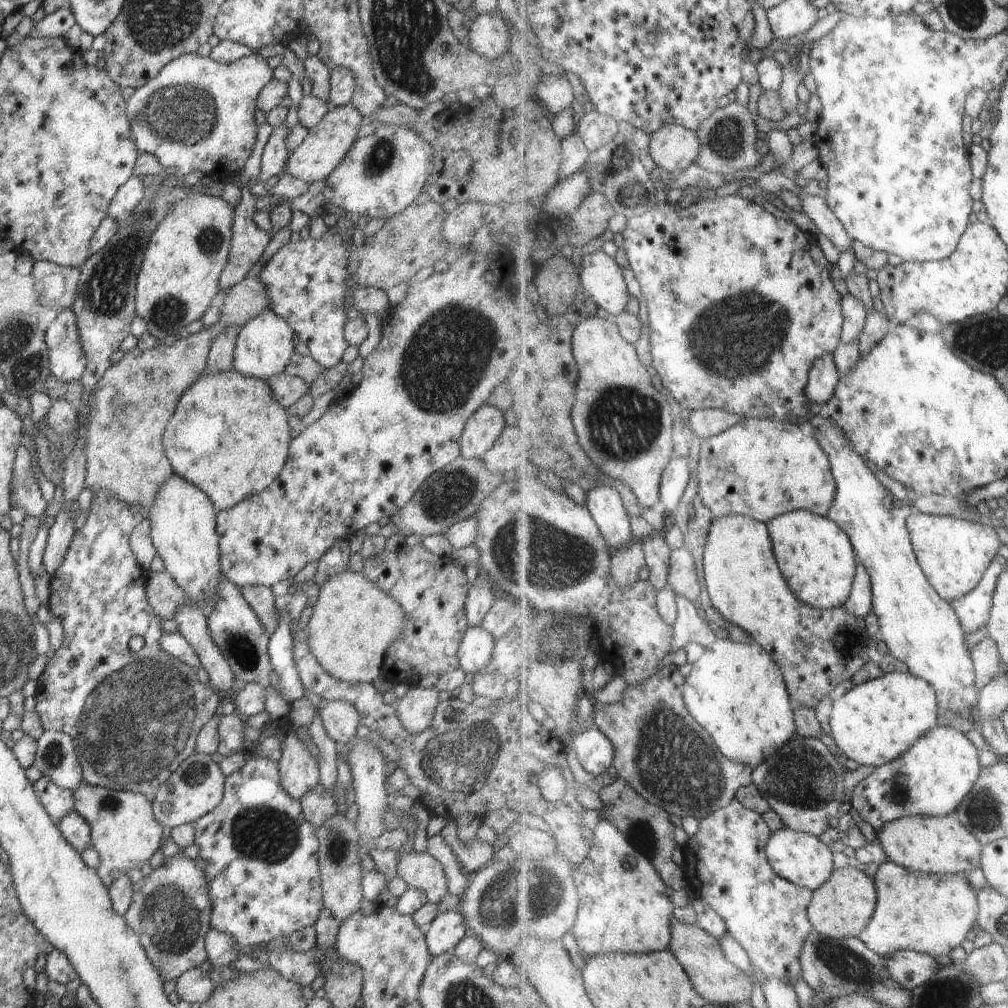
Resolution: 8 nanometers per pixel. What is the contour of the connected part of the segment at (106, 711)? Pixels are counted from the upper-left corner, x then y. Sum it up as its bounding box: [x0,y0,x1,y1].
[35,488,225,800]

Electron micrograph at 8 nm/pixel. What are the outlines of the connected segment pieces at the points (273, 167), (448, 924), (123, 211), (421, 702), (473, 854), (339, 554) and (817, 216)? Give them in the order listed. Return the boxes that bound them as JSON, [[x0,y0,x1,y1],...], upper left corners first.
[[258,124,290,186],[424,909,469,957],[108,174,146,223],[397,686,438,734],[441,822,503,873],[312,538,350,589],[802,194,855,253]]

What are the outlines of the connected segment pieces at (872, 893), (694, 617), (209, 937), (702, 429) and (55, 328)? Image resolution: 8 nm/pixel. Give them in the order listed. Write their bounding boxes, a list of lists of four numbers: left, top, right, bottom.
[[809,867,879,939],[672,595,716,652],[206,928,241,966],[690,409,746,440],[45,309,86,383]]

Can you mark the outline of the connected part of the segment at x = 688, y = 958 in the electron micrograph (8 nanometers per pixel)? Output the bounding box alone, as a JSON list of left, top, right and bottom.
[672,919,755,1005]

